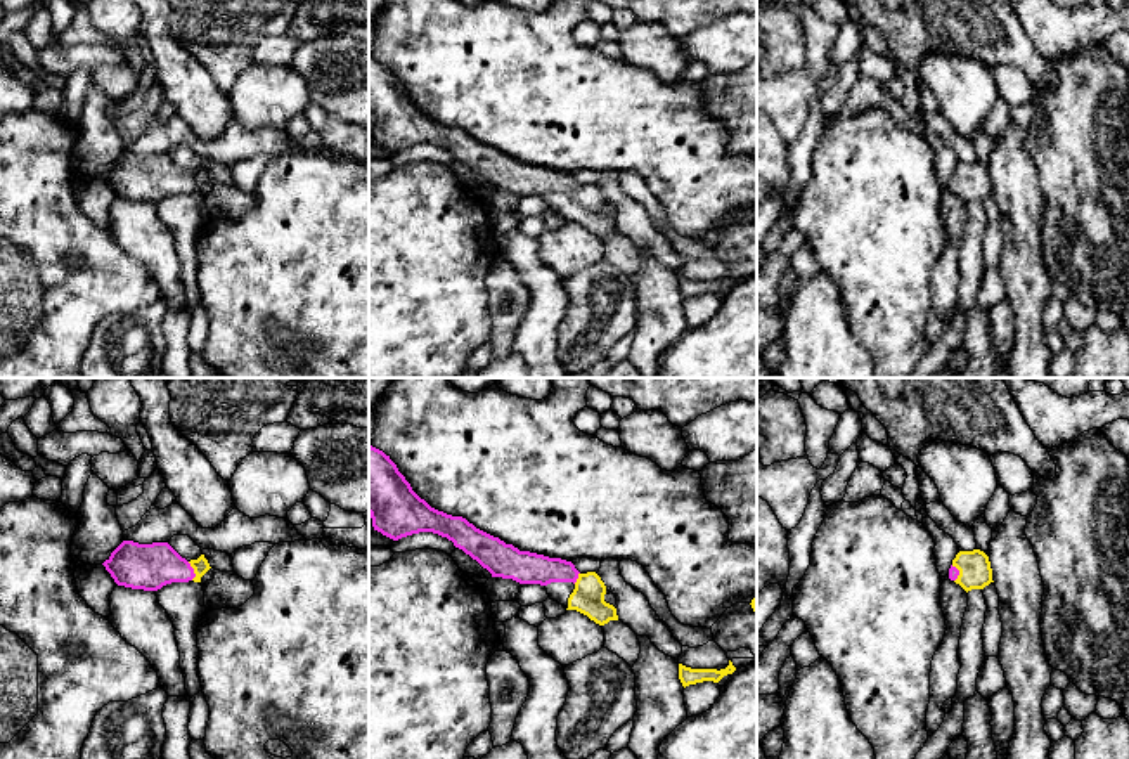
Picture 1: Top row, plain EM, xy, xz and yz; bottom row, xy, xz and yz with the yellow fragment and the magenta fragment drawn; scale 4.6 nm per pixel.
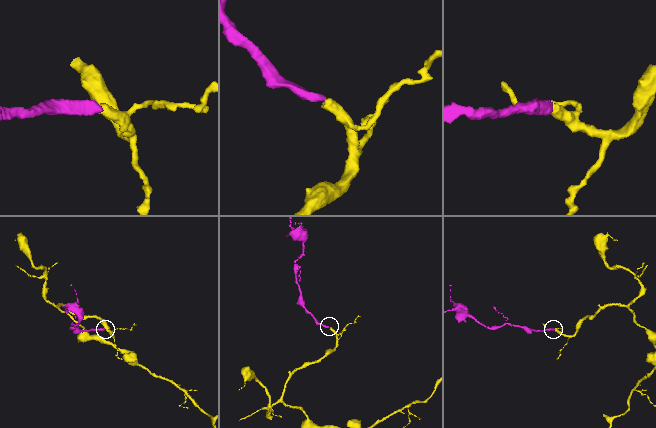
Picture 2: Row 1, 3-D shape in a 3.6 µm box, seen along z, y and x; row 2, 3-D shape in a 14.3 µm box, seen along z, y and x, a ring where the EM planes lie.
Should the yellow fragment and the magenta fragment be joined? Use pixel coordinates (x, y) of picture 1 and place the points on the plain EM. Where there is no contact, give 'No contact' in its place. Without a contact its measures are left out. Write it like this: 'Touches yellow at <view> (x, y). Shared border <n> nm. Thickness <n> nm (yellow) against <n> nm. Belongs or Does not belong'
Touches yellow at xy (194, 182). Shared border 90 nm. Thickness 70 nm (yellow) against 220 nm. Belongs

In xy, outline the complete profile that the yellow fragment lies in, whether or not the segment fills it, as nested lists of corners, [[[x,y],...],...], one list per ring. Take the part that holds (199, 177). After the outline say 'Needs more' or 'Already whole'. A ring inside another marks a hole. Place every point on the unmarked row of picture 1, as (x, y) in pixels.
[[[123,152],[102,175],[118,198],[158,203],[171,194],[201,194],[211,180],[204,166],[187,173],[168,154]]]. Needs more

